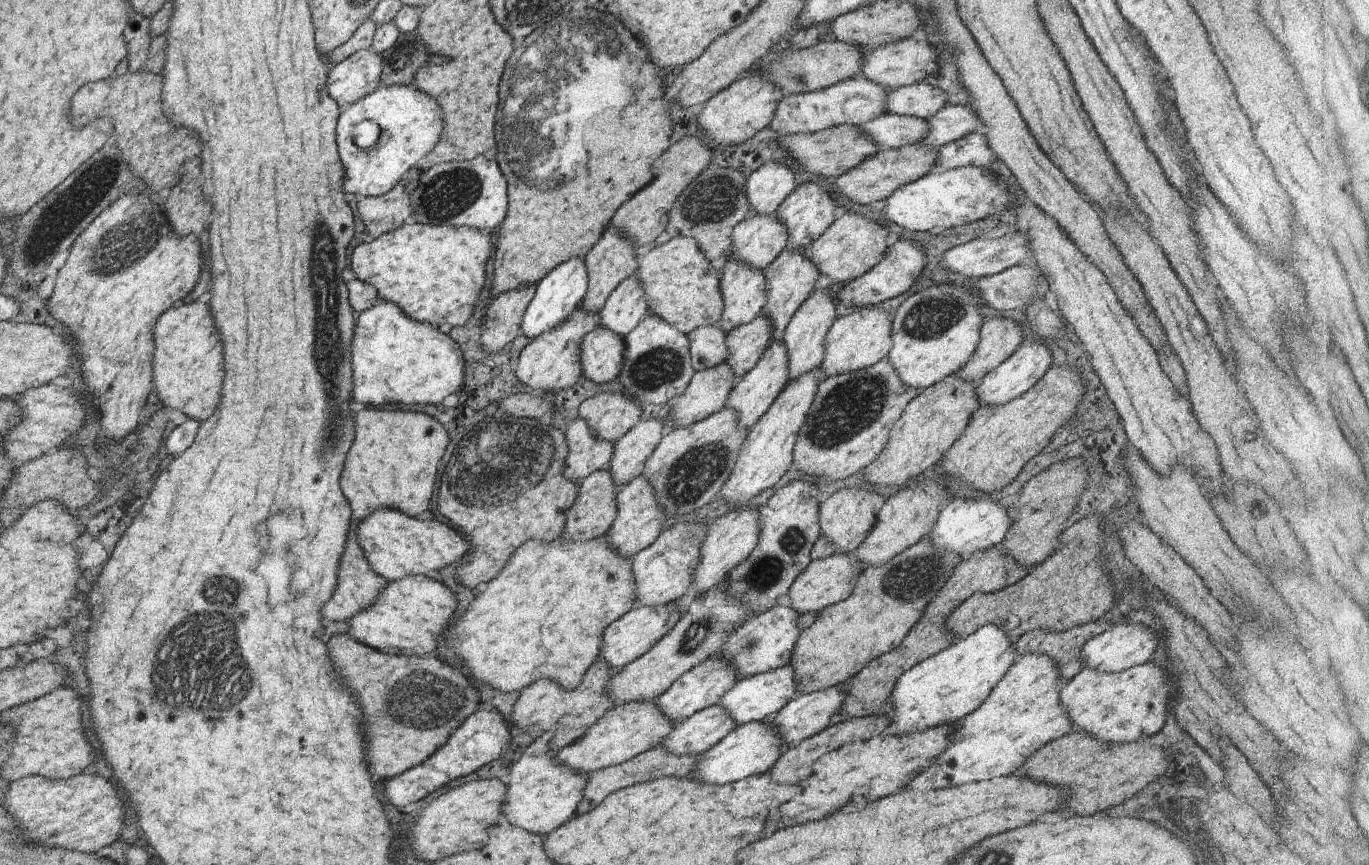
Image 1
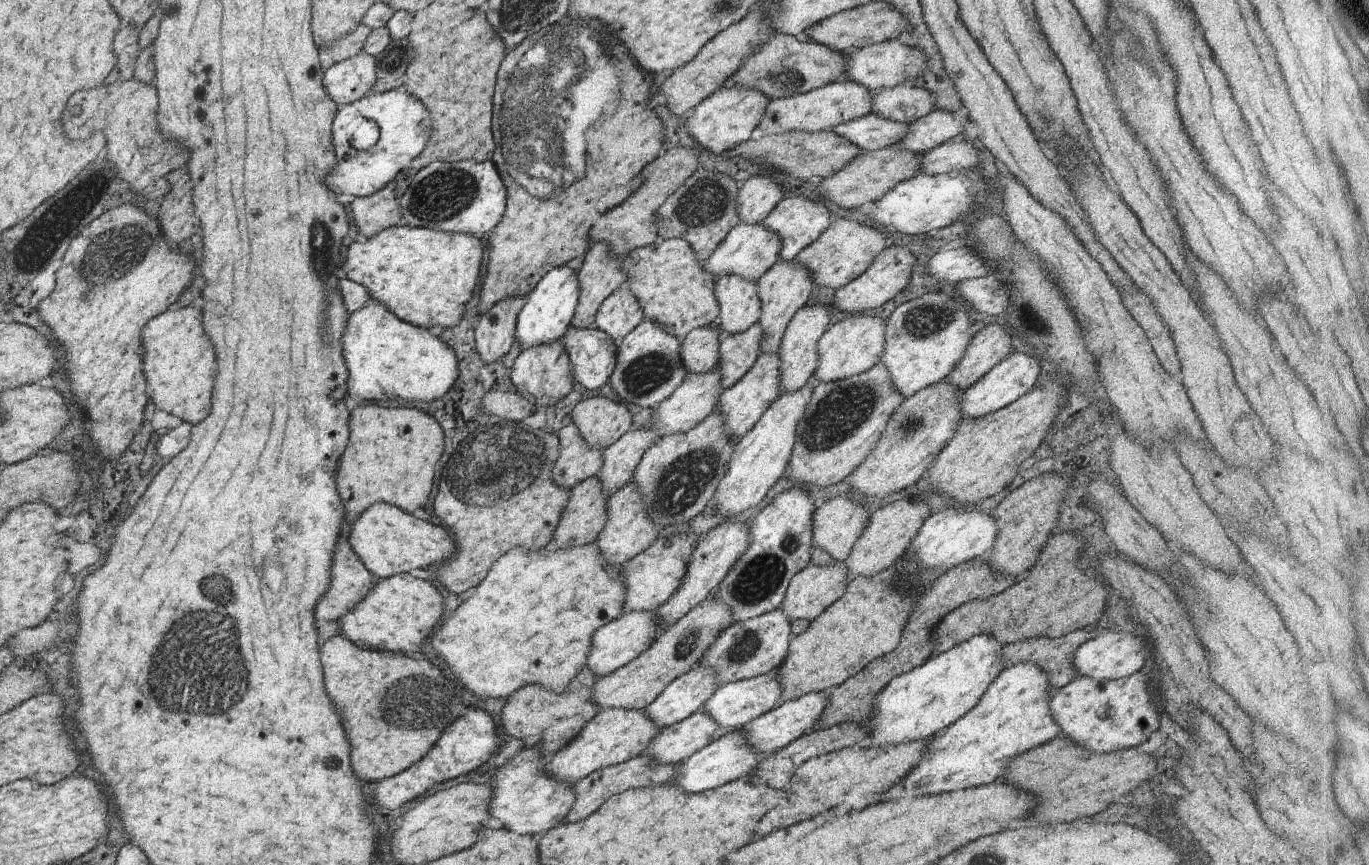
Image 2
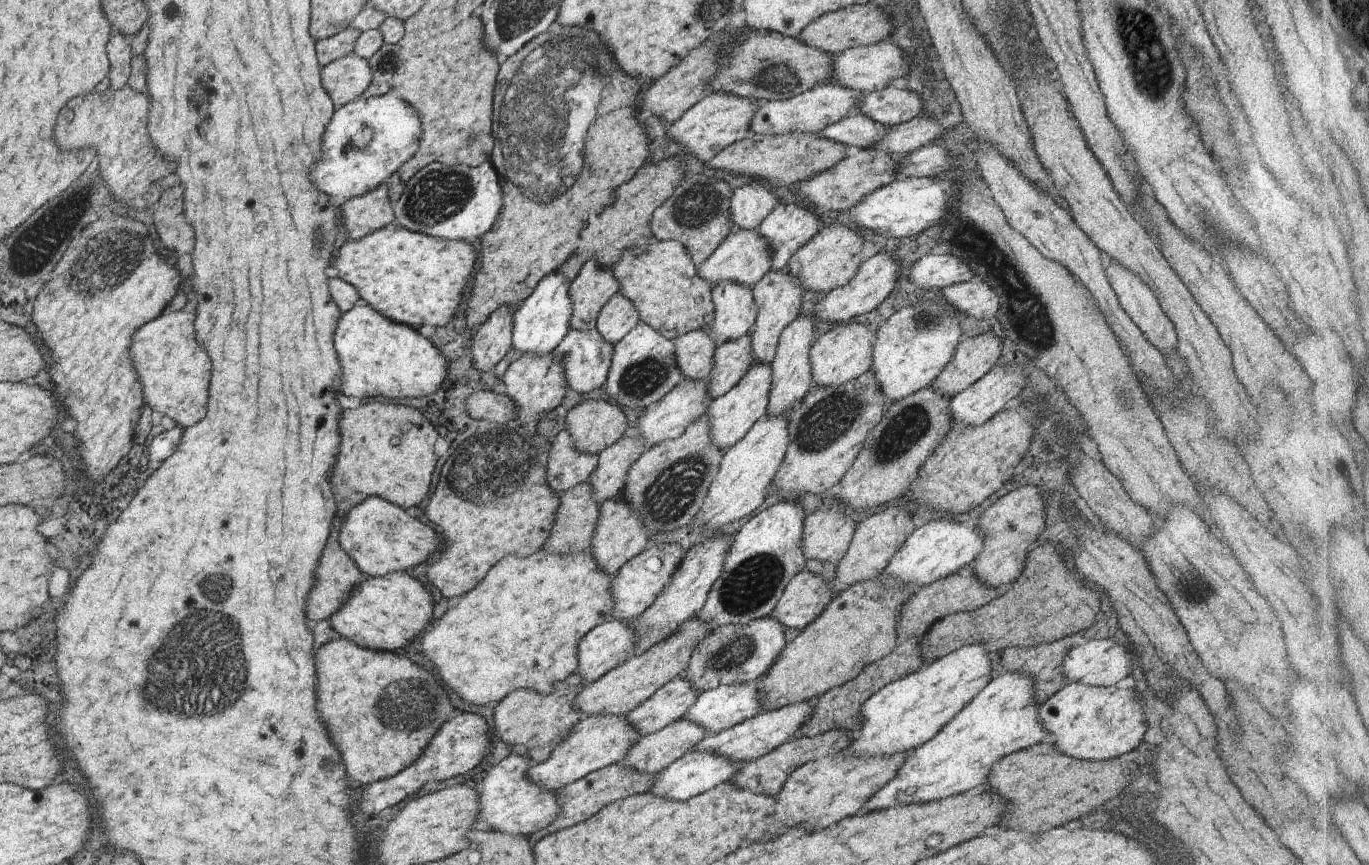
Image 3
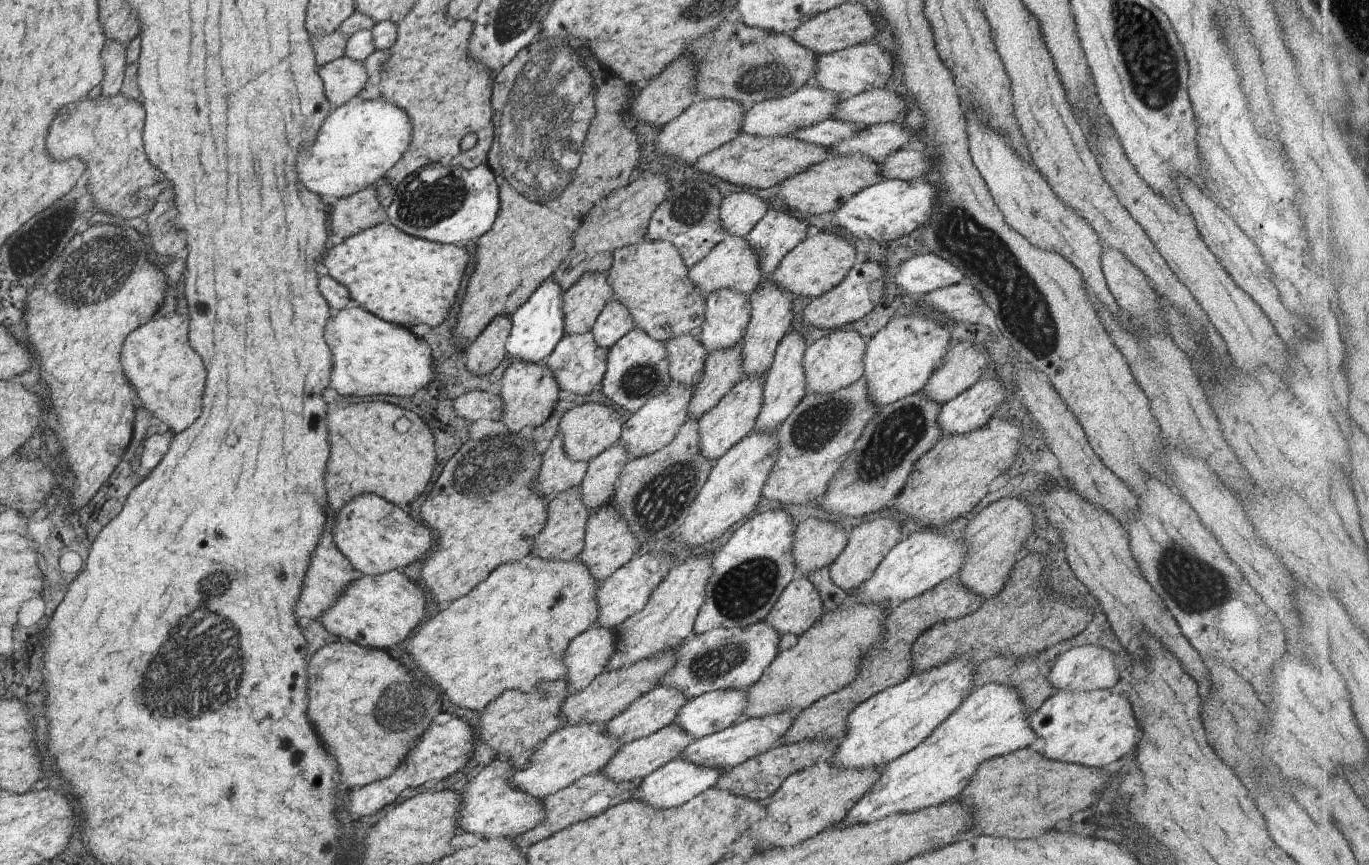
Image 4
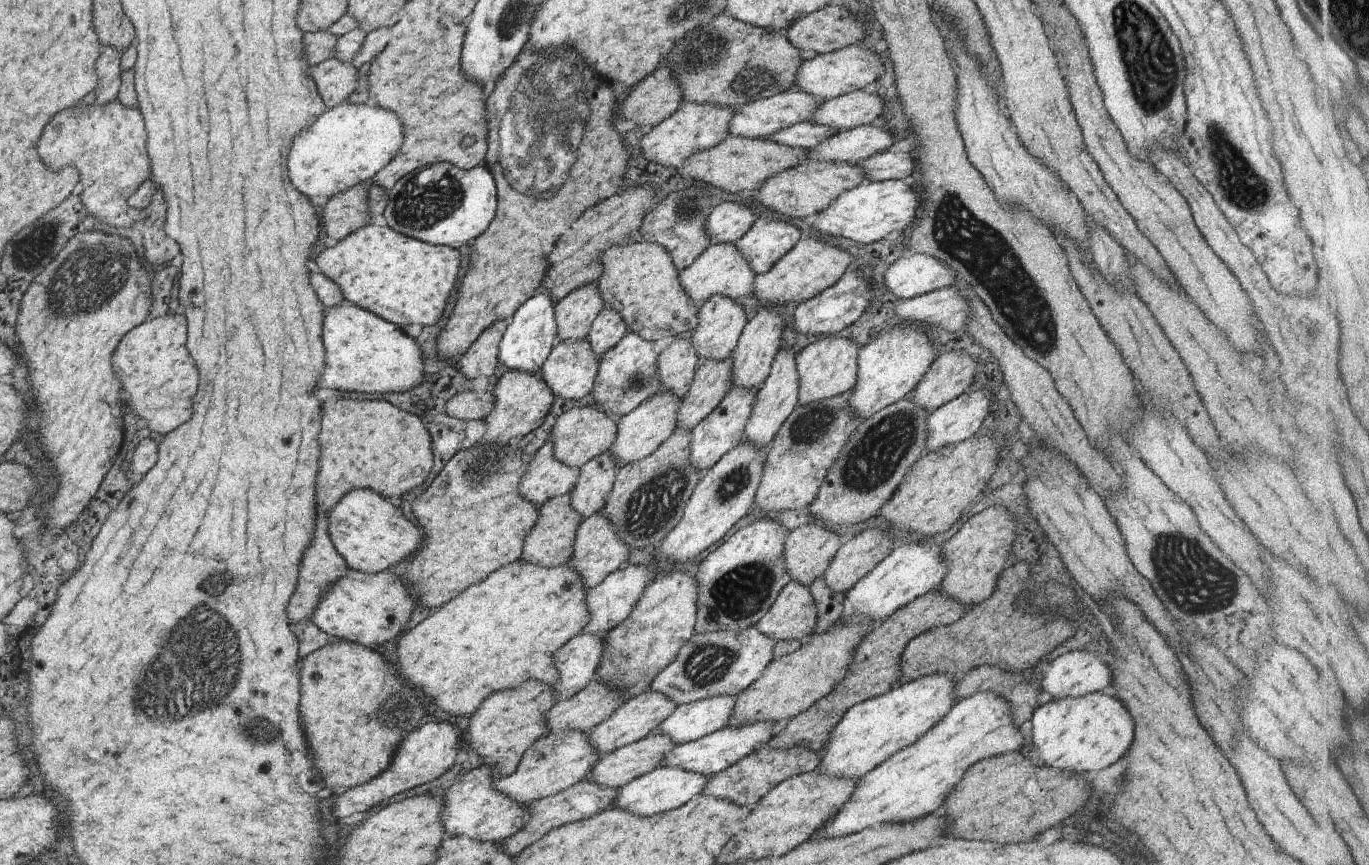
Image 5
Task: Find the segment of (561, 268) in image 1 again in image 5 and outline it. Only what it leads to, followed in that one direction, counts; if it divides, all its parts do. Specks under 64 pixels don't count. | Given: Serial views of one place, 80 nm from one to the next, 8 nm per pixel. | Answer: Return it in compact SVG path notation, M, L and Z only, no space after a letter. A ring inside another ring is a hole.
M538 288L508 321L508 328L504 331L499 344L499 362L503 362L509 369L518 369L527 373L539 373L548 355L558 342L557 322L555 319L556 300L553 301L548 289Z

